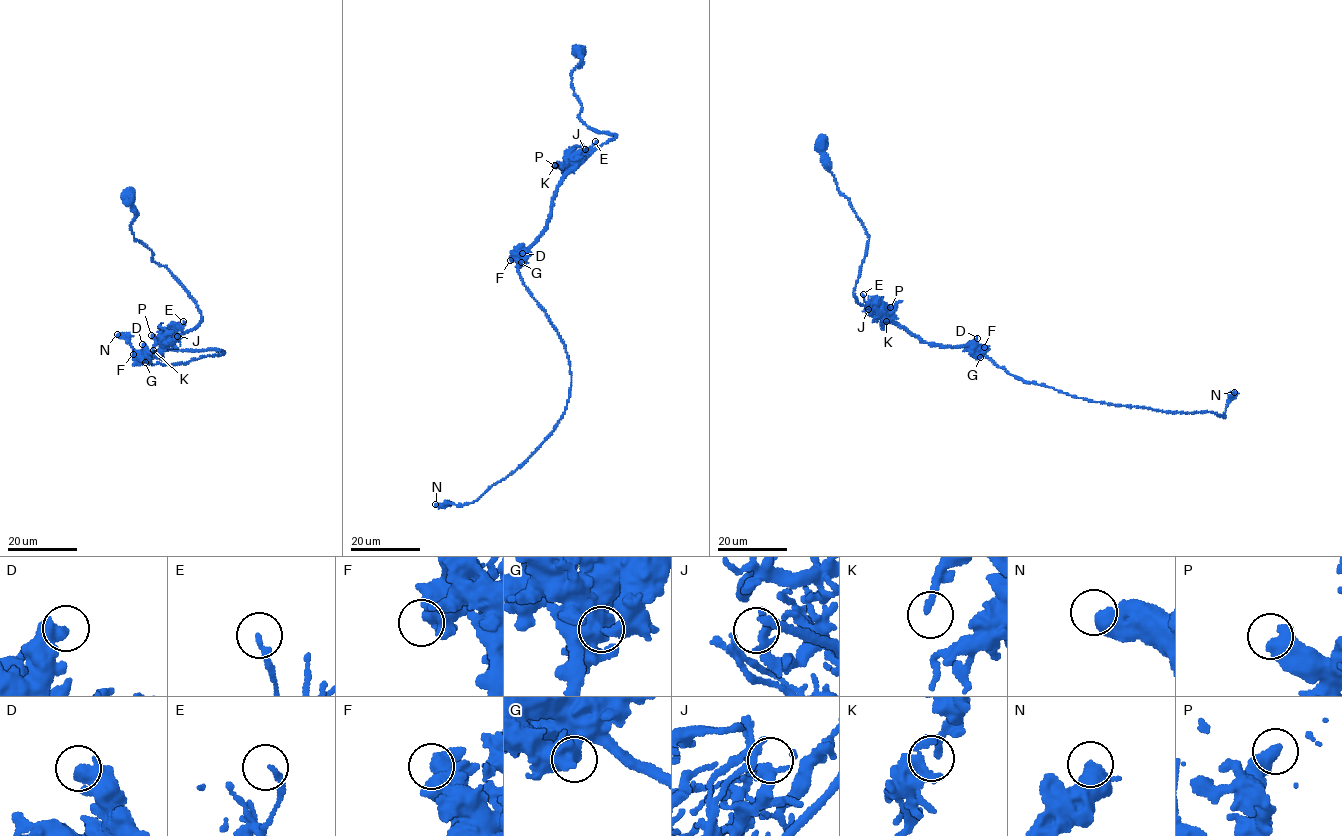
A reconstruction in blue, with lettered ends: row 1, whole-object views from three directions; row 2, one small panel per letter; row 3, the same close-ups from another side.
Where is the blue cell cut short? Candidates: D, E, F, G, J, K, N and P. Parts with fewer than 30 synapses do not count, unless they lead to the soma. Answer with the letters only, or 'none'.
none

